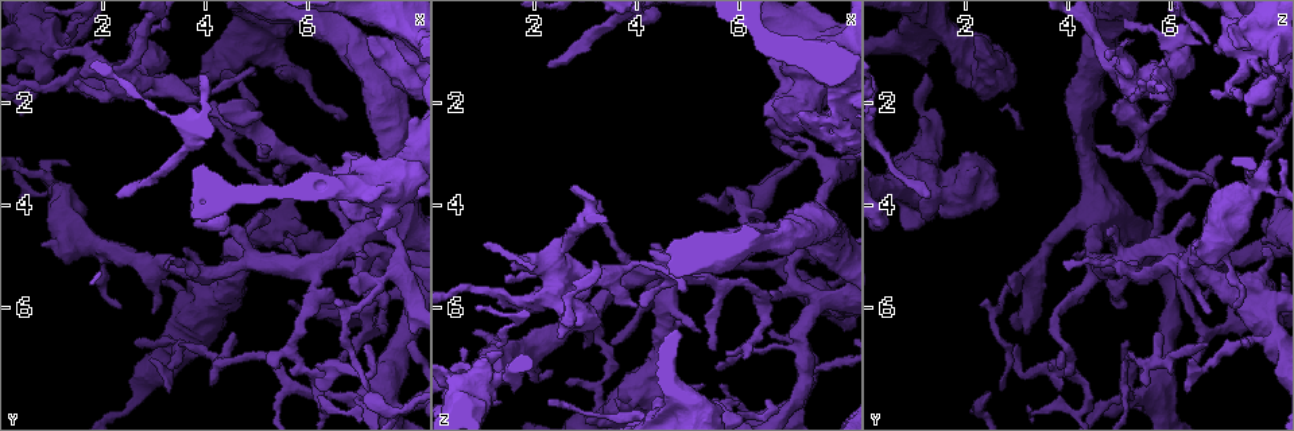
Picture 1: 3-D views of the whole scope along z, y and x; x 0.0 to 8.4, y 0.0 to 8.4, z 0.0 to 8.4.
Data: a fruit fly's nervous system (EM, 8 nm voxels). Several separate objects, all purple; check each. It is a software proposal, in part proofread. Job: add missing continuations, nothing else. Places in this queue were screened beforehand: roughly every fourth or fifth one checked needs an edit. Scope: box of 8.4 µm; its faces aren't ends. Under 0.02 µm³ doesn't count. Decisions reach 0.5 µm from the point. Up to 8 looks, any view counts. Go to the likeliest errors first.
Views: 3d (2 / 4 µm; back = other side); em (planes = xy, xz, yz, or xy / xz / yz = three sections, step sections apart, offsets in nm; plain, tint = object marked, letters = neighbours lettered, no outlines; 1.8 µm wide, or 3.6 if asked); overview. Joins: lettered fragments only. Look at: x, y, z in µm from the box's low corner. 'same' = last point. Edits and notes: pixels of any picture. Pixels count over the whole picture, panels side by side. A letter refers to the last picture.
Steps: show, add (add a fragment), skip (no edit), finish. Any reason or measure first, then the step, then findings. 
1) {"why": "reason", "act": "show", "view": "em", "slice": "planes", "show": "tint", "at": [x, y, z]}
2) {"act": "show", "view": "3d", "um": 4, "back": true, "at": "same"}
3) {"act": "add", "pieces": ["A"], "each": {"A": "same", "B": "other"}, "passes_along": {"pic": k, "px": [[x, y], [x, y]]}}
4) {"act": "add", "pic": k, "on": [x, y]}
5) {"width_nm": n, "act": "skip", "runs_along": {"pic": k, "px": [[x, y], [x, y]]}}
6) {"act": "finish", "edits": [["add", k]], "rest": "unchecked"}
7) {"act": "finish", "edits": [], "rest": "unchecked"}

{"why": "branch stops here", "act": "show", "view": "em", "um": 3.6, "slice": "planes", "show": "letters", "at": [2.30, 3.85, 1.25]}

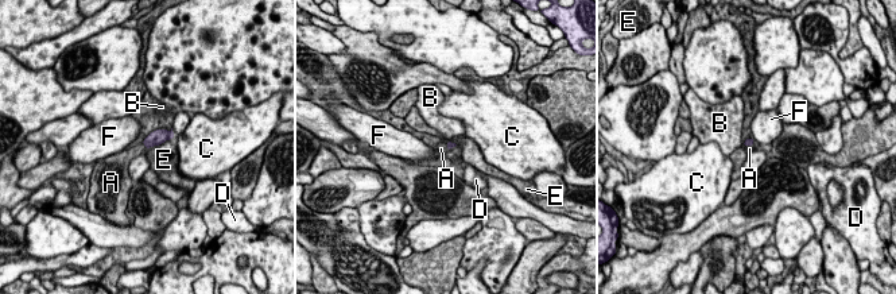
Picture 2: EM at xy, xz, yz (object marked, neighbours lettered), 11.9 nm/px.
{"width_nm": 90, "act": "add", "pieces": ["A"], "each": {"A": "same", "B": "other", "C": "other", "D": "other", "E": "other", "F": "other"}, "passes_along": {"pic": 2, "px": [[450, 144], [448, 147], [441, 149]]}, "found": "the neuron continues"}

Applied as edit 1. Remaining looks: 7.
{"why": "branch stops here", "act": "show", "view": "em", "slice": "planes", "show": "plain", "at": [7.50, 5.95, 5.20]}

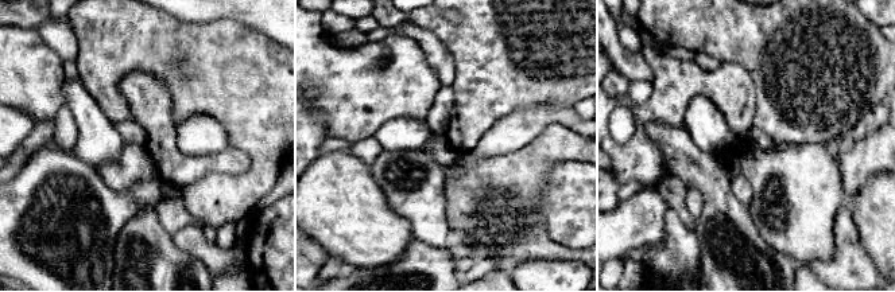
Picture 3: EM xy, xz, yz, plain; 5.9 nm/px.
{"act": "show", "view": "em", "slice": "planes", "show": "letters", "at": "same"}

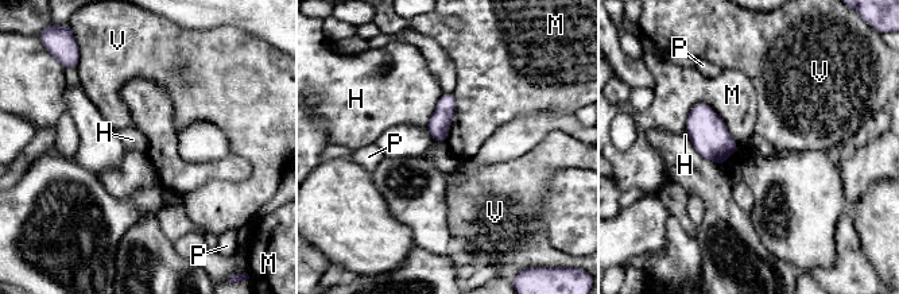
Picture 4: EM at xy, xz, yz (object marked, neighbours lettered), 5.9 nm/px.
{"act": "skip", "each": {"H": "other", "M": "other", "P": "other", "V": "other"}, "border": {"pic": 4, "px": [[442, 93], [425, 127]]}, "found": "none of them fits"}

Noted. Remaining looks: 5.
{"why": "redraw", "act": "show", "view": "overview"}

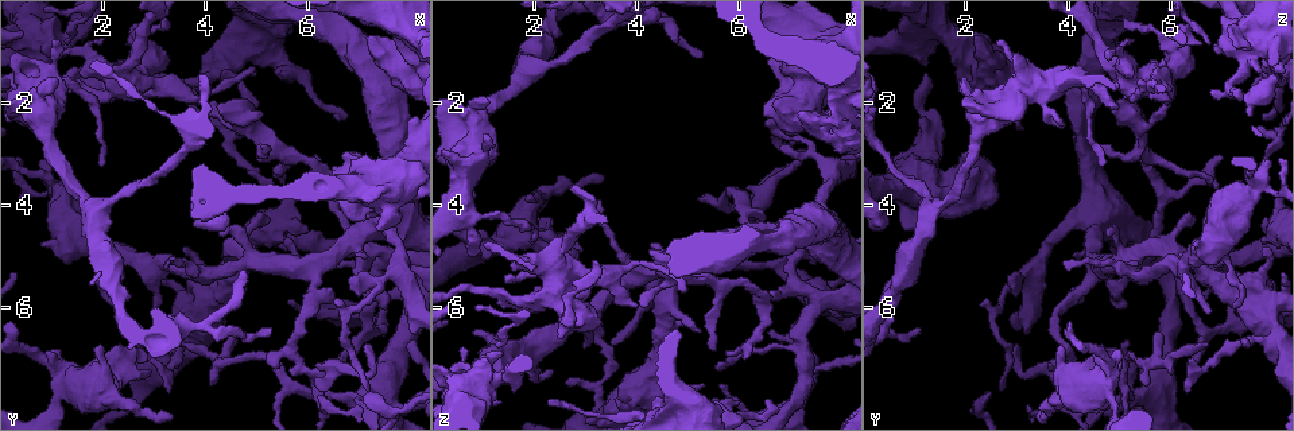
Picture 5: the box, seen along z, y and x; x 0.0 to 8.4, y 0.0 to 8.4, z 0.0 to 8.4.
{"why": "thick end", "act": "show", "view": "em", "slice": "xz", "step": 4, "show": "letters", "at": [0.80, 4.75, 6.45]}

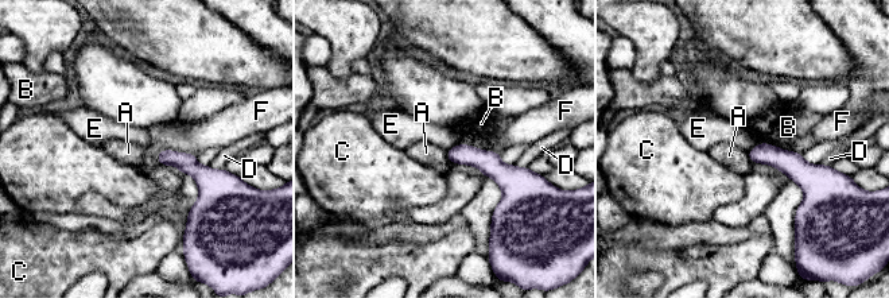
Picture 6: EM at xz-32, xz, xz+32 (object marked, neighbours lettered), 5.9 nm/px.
{"longest_contact_nm": ["B", 260], "act": "skip", "each": {"A": "other", "B": "other", "C": "other", "D": "other", "E": "other", "F": "other"}, "found": "no lettered fragment goes on from it"}

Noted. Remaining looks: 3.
{"act": "finish", "edits": [["add", 2]], "rest": "unchecked"}

